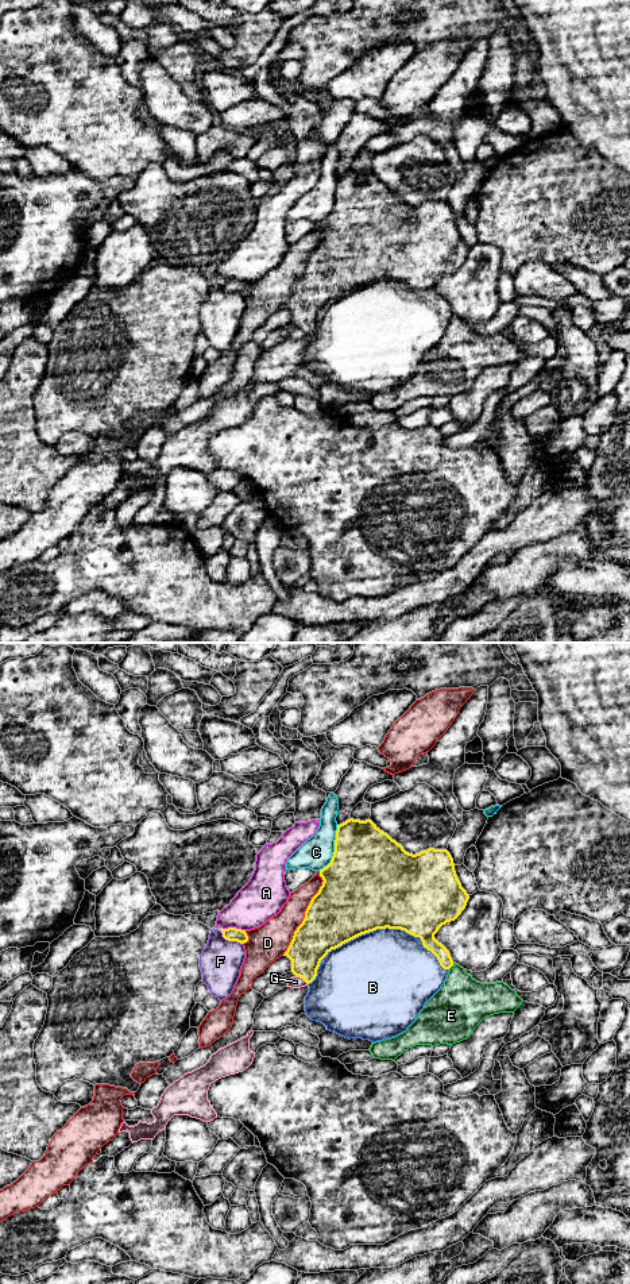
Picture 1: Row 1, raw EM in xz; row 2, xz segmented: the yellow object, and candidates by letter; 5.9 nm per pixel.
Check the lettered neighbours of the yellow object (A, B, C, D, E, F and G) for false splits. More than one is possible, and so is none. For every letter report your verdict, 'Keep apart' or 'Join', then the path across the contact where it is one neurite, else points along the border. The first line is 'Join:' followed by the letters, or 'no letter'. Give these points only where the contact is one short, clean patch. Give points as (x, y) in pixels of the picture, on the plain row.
Join: B
A: Keep apart
B: Join
C: Keep apart
D: Keep apart
E: Keep apart
F: Keep apart
G: Keep apart

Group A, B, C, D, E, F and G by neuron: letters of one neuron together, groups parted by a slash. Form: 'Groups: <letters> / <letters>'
Groups: A / B / C / D / E / F / G

